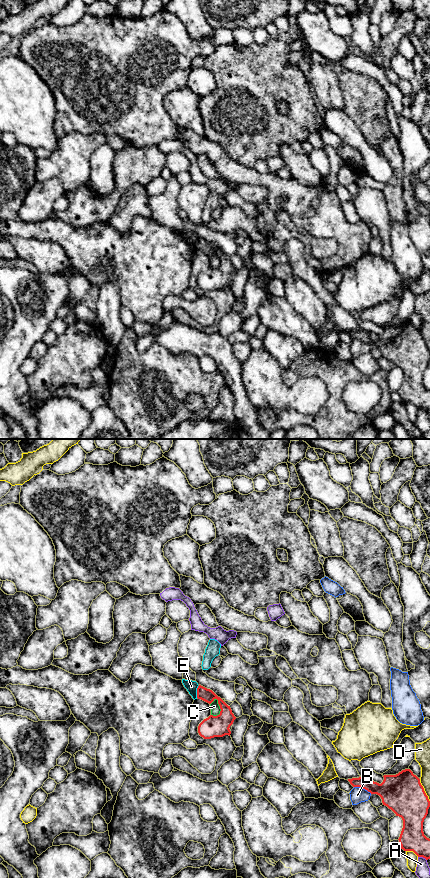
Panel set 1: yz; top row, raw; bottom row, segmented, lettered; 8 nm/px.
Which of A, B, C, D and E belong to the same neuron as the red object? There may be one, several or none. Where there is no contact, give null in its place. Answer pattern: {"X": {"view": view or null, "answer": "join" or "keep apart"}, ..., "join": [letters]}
{"A": {"view": "yz", "answer": "keep apart"}, "B": {"view": "yz", "answer": "keep apart"}, "C": {"view": "yz", "answer": "keep apart"}, "D": {"view": "yz", "answer": "keep apart"}, "E": {"view": "yz", "answer": "keep apart"}, "join": []}

